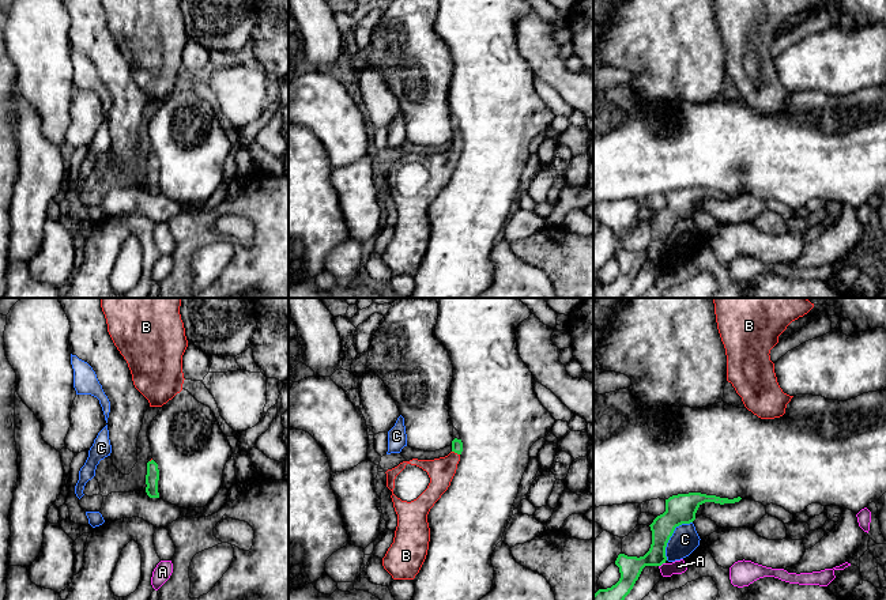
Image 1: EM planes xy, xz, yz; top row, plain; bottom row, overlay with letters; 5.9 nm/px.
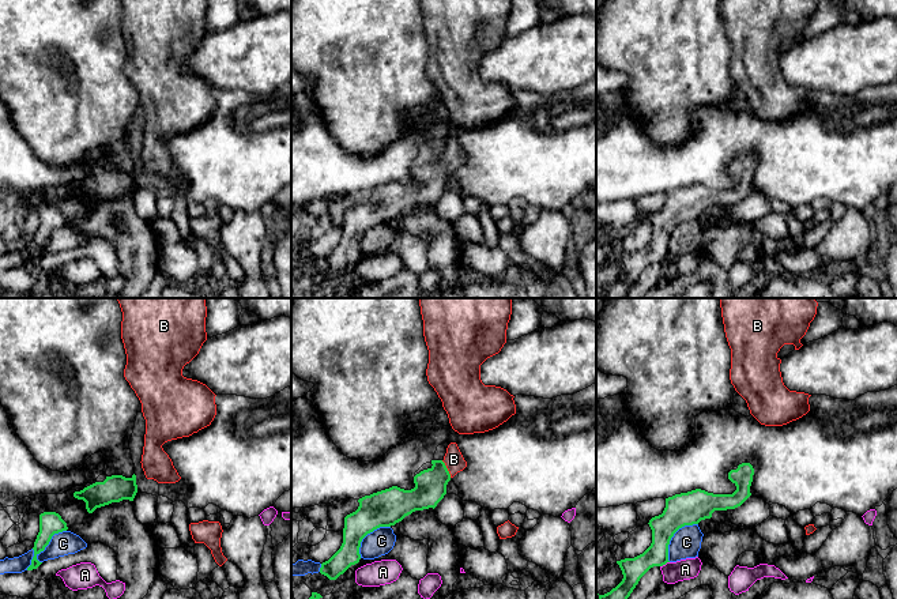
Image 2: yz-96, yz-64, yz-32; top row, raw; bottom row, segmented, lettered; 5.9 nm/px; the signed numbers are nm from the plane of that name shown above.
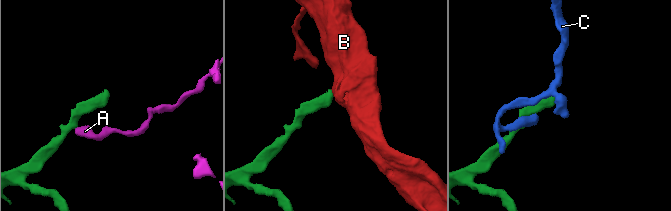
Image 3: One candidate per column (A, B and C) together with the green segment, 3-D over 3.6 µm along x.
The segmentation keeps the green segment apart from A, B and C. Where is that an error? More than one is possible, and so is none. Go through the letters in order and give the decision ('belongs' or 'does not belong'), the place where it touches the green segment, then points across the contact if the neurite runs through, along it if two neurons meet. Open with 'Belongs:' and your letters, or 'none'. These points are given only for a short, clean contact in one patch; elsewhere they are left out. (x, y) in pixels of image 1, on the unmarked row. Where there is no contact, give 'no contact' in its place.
Belongs: B
A: does not belong; meets green in yz at (662, 259); border along yz (664, 257), (659, 261)
B: belongs; meets green in xz at (456, 147); runs through xz (456, 139), (456, 147), (441, 166)
C: does not belong; meets green in yz at (671, 230)

